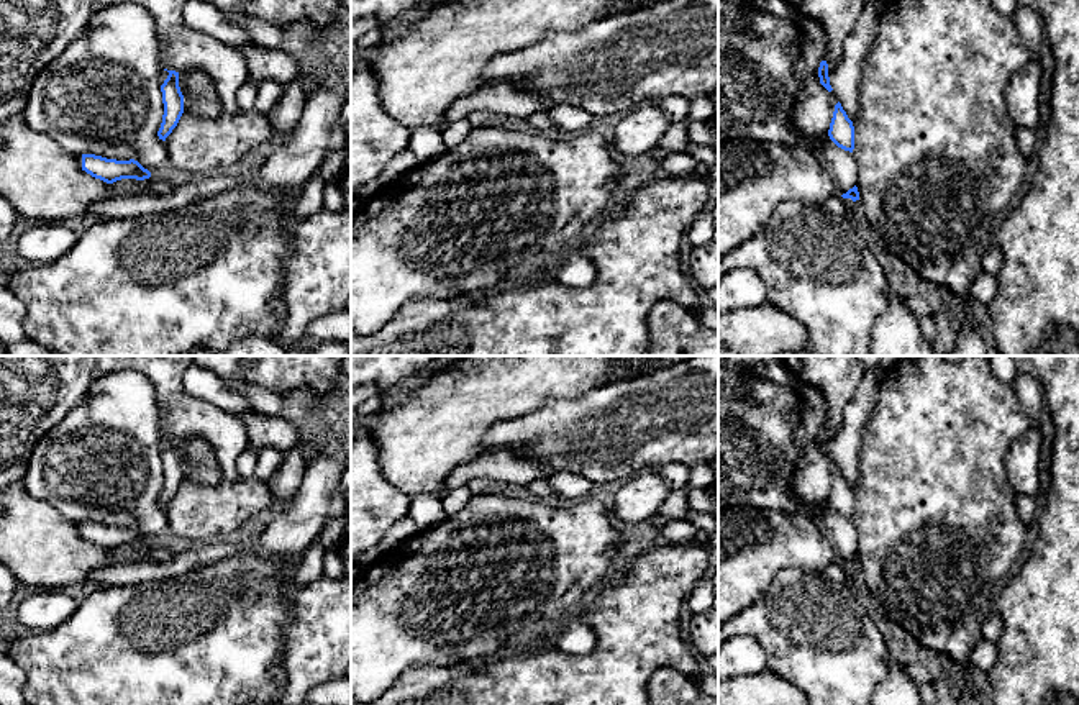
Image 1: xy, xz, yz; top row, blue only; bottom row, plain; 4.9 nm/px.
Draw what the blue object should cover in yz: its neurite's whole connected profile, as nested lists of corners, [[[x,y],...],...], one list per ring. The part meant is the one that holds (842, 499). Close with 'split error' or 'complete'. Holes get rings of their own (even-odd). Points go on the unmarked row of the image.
[[[840,469],[835,472],[828,503],[838,515],[853,520],[853,516],[854,516],[854,494]]]; complete

